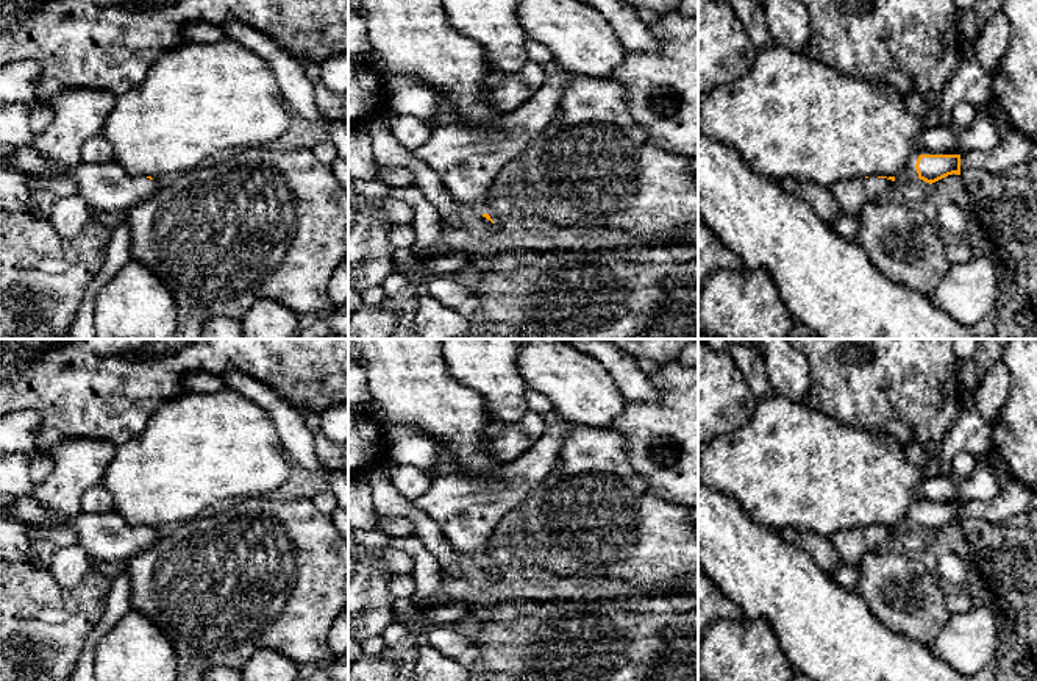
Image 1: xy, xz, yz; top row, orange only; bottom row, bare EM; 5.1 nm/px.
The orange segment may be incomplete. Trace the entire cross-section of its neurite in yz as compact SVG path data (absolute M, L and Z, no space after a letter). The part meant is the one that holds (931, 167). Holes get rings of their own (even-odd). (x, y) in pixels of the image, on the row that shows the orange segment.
M918 150L912 155L906 167L895 176L865 176L834 183L829 186L842 212L857 216L864 205L876 200L893 183L923 180L929 184L948 176L960 175L960 150L929 152Z

